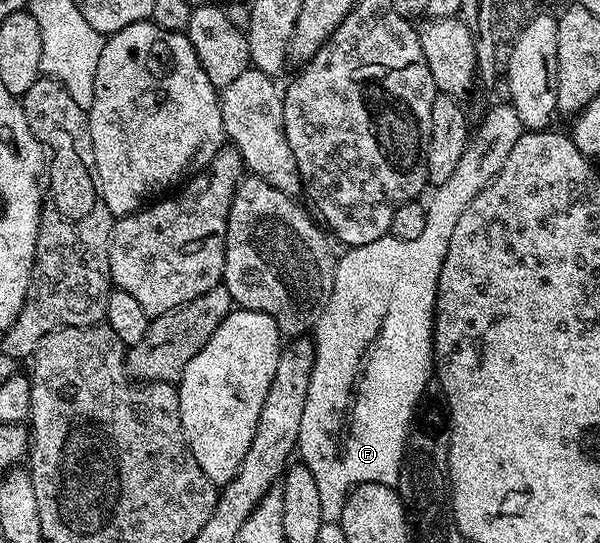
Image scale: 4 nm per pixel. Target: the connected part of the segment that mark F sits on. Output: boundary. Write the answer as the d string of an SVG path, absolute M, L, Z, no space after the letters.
M511 103L496 105L489 111L481 125L480 130L475 130L474 136L469 140L466 151L462 151L462 159L458 163L458 168L446 183L442 183L431 190L432 198L426 201L426 227L423 228L422 235L415 240L405 240L391 235L385 235L374 239L374 243L365 245L354 245L343 250L339 254L334 271L334 287L330 295L330 303L322 311L322 315L316 320L314 326L314 340L316 343L316 358L314 359L314 375L310 375L310 391L306 395L306 407L302 414L302 431L298 431L298 457L314 475L314 483L318 483L318 495L322 502L322 519L325 523L339 522L342 515L342 507L348 494L362 483L382 483L383 485L395 486L400 480L400 468L404 462L404 444L408 438L408 429L412 426L412 418L416 415L416 410L425 396L426 390L434 377L434 358L432 355L432 327L434 324L434 314L436 312L436 284L440 278L440 269L446 259L446 251L450 247L450 235L454 235L454 226L462 216L462 211L470 207L470 203L485 189L488 184L496 178L498 171L506 163L506 155L514 151L514 143L518 143L520 136L525 133L522 119L518 117L518 111L514 111Z

